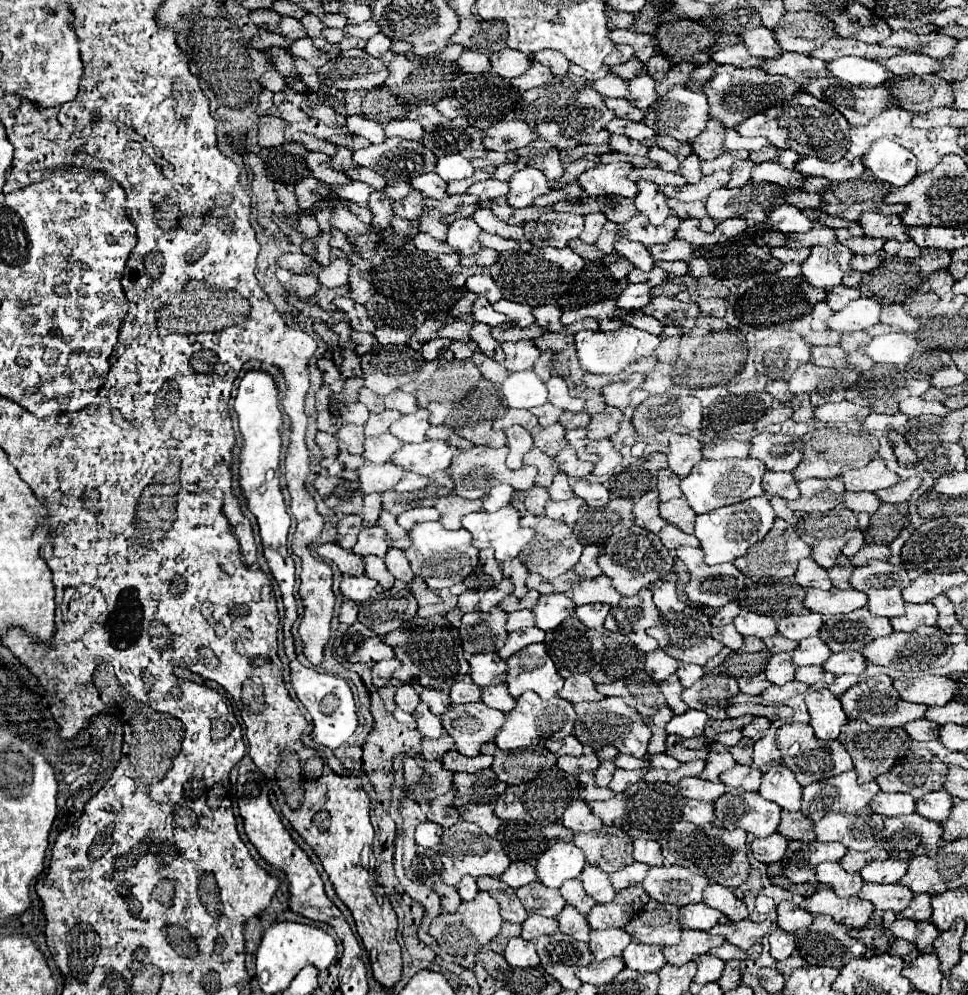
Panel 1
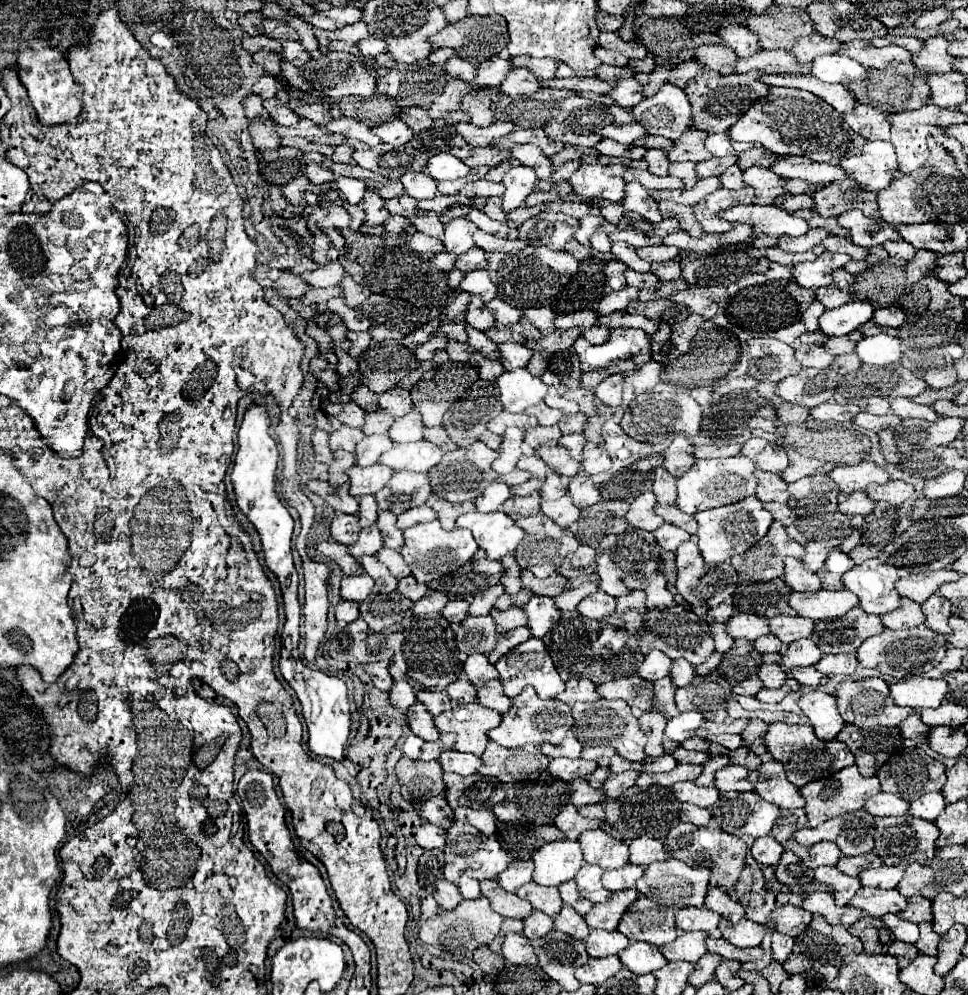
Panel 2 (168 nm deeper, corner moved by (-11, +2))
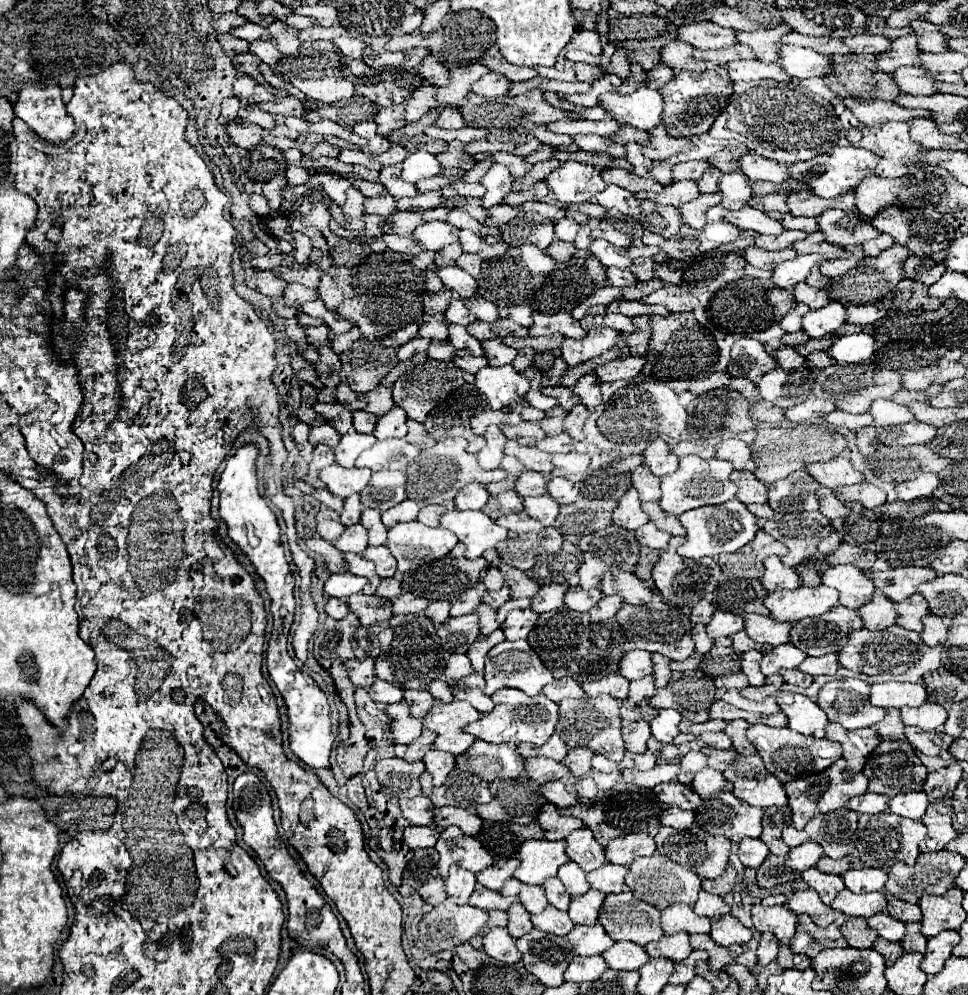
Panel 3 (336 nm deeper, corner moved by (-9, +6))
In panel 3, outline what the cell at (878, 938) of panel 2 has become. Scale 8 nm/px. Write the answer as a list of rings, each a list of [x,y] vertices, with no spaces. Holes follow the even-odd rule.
[[[838,918],[836,920],[842,936],[846,938],[848,946],[852,948],[872,948],[874,940],[878,938],[878,934],[874,930],[868,928],[866,920],[864,918]]]

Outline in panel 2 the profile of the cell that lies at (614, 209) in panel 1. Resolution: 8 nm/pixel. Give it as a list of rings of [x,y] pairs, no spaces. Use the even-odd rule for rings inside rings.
[[[604,200],[604,202],[600,204],[600,214],[602,214],[608,222],[618,224],[618,222],[624,218],[626,208],[624,208],[620,202],[608,202],[608,200]]]

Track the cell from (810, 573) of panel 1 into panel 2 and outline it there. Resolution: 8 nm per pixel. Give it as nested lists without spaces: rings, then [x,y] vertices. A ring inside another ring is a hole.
[[[786,558],[786,572],[784,572],[784,580],[790,588],[794,590],[820,590],[822,582],[818,578],[816,572],[808,570],[800,560],[796,558]]]

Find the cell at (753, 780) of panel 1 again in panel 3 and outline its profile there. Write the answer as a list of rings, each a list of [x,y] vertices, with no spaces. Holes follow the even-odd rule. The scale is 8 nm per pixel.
[[[702,768],[700,772],[696,772],[696,774],[692,776],[690,788],[692,788],[700,798],[708,798],[708,796],[712,796],[712,794],[730,790],[730,782],[722,776],[722,772],[714,770],[714,768]]]

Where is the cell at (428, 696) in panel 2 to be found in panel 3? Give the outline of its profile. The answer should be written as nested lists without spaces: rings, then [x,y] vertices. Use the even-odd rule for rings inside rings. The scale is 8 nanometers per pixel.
[[[404,690],[404,702],[410,706],[410,716],[422,718],[436,700],[428,690]]]

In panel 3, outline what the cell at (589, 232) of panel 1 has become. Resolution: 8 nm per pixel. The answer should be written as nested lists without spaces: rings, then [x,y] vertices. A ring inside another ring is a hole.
[[[562,218],[562,220],[558,220],[558,222],[554,224],[554,234],[556,234],[558,240],[572,242],[574,236],[576,236],[576,232],[578,232],[578,228],[580,228],[580,226],[578,226],[574,220],[570,220],[570,218]]]

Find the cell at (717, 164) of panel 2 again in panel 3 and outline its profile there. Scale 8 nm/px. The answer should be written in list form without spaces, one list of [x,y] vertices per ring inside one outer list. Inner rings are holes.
[[[694,160],[694,162],[678,162],[672,168],[672,180],[700,180],[704,170],[710,168],[706,160]]]

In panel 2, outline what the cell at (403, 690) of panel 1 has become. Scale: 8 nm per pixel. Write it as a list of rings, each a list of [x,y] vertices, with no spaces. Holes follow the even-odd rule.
[[[404,680],[394,682],[394,686],[392,686],[392,690],[390,690],[390,702],[392,702],[400,712],[406,712],[412,704],[418,702],[416,690],[414,690],[408,682],[404,682]]]

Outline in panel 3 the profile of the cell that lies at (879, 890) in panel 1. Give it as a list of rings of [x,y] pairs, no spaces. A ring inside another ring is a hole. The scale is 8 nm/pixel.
[[[842,890],[842,892],[838,892],[838,896],[830,904],[830,908],[840,910],[846,916],[866,918],[866,916],[874,916],[874,914],[886,910],[886,898],[884,898],[884,892],[854,894],[850,890]]]

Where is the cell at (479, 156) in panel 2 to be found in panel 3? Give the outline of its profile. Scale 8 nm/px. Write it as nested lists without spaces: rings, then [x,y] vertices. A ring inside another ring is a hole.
[[[448,142],[446,144],[446,150],[440,152],[438,156],[438,162],[442,164],[442,168],[460,168],[460,170],[468,170],[470,166],[476,164],[474,156],[462,152],[462,144],[460,142]]]

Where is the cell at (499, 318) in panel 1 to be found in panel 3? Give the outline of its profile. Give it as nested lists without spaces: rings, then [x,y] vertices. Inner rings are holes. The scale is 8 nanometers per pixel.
[[[452,300],[450,306],[446,308],[444,316],[446,316],[448,324],[462,324],[462,326],[468,326],[476,320],[476,316],[464,306],[462,300]]]

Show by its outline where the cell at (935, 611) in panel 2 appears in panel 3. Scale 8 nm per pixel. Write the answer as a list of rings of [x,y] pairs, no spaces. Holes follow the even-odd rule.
[[[912,594],[906,600],[894,604],[894,610],[898,614],[896,618],[898,626],[906,630],[922,632],[922,618],[928,616],[928,602],[920,594]]]

